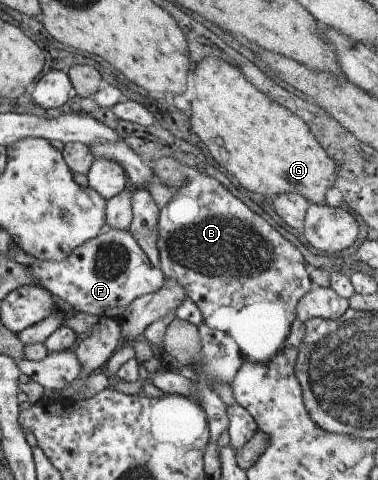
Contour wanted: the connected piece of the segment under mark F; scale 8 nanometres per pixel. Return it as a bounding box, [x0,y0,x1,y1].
[26,229,167,320]

